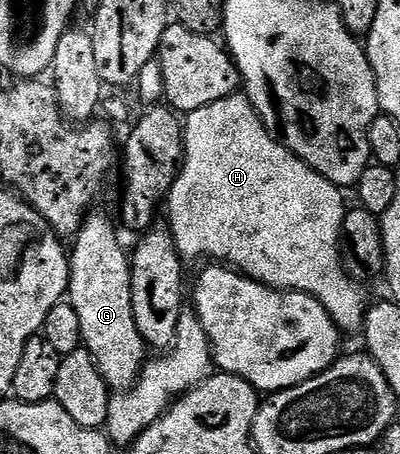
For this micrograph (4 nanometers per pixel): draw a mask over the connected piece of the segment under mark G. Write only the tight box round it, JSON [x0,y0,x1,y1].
[68,211,148,394]

